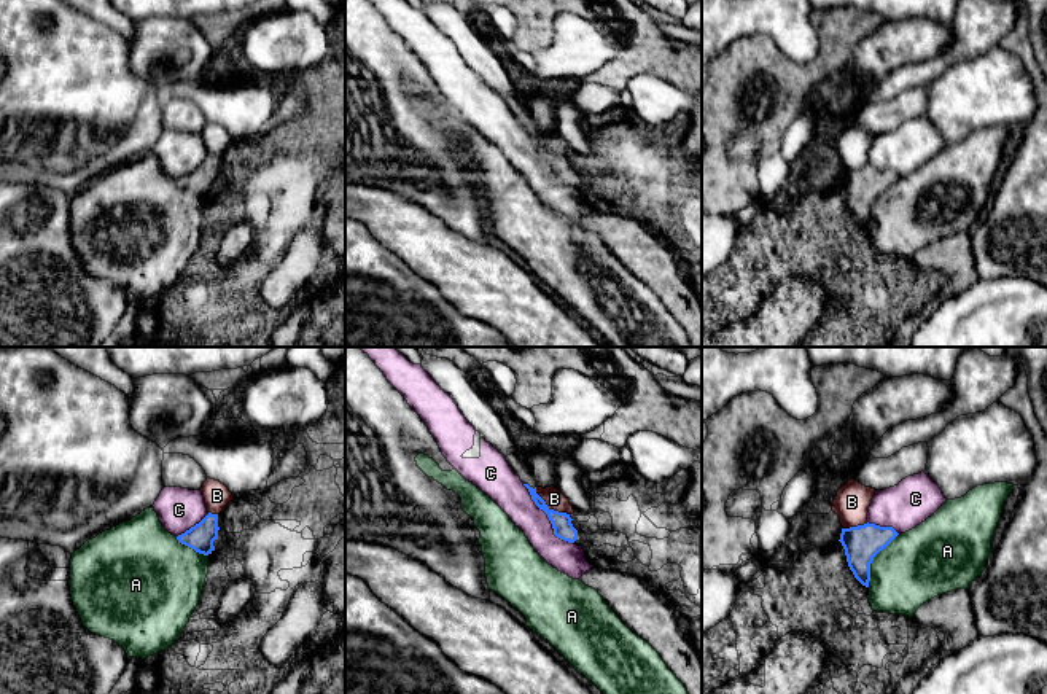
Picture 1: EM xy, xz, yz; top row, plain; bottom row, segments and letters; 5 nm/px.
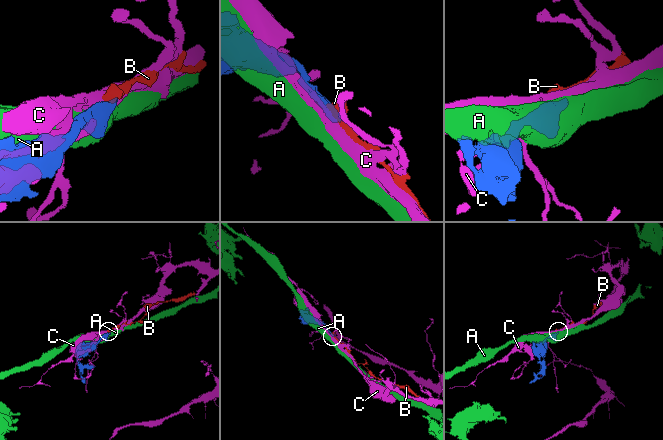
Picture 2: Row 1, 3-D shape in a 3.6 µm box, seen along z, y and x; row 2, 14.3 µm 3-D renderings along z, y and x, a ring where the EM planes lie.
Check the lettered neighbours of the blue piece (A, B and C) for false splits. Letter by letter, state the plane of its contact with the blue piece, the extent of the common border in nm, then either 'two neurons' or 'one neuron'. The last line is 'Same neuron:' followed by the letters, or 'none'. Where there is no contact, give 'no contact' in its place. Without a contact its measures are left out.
A: contact in yz; length 320 nm; two neurons
B: contact in xz; length 220 nm; two neurons
C: contact in xz; length 400 nm; two neurons
Same neuron: none

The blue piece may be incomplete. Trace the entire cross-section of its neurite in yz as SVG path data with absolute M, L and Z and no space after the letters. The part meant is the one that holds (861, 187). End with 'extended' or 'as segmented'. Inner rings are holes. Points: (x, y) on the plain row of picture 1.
M864 167L842 172L840 186L854 221L866 231L870 224L870 207L899 177L893 170Z | as segmented

